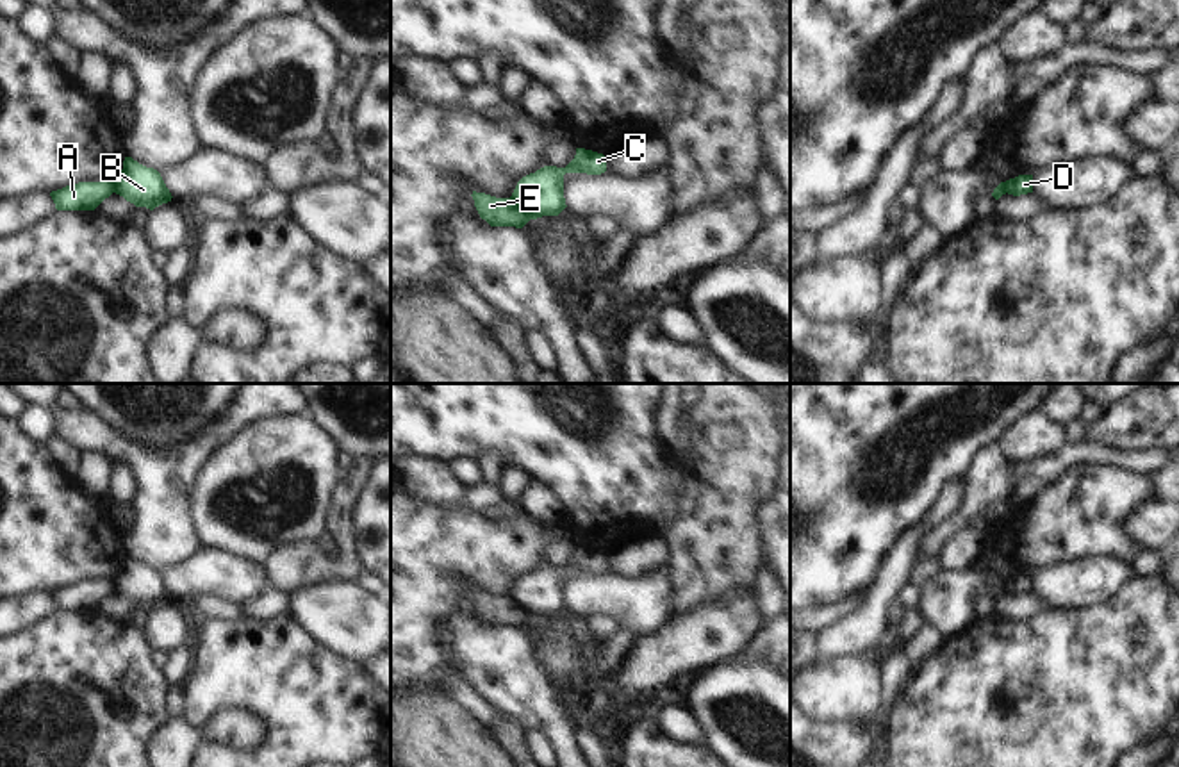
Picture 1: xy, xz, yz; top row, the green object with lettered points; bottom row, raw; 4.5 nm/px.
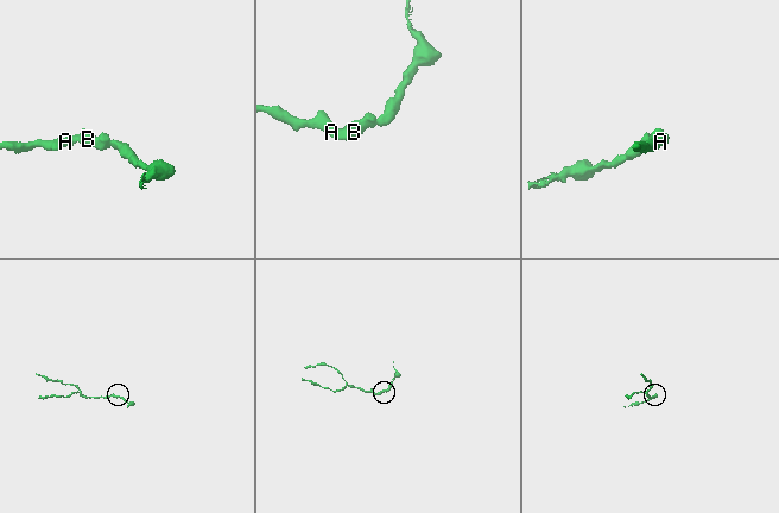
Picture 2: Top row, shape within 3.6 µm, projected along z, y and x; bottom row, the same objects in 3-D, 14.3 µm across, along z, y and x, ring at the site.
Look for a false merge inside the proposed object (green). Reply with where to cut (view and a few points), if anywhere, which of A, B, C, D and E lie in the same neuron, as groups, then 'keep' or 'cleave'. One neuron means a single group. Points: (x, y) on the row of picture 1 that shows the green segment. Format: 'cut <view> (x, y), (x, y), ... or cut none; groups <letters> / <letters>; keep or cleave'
cut xz (511, 197), (530, 218); groups A D E / B C; cleave

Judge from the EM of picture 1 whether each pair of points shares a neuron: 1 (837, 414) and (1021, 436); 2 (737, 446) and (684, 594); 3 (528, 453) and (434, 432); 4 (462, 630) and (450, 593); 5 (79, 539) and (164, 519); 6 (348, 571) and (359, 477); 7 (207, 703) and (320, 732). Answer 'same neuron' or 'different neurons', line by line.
1: different neurons
2: same neuron
3: same neuron
4: different neurons
5: different neurons
6: same neuron
7: same neuron

